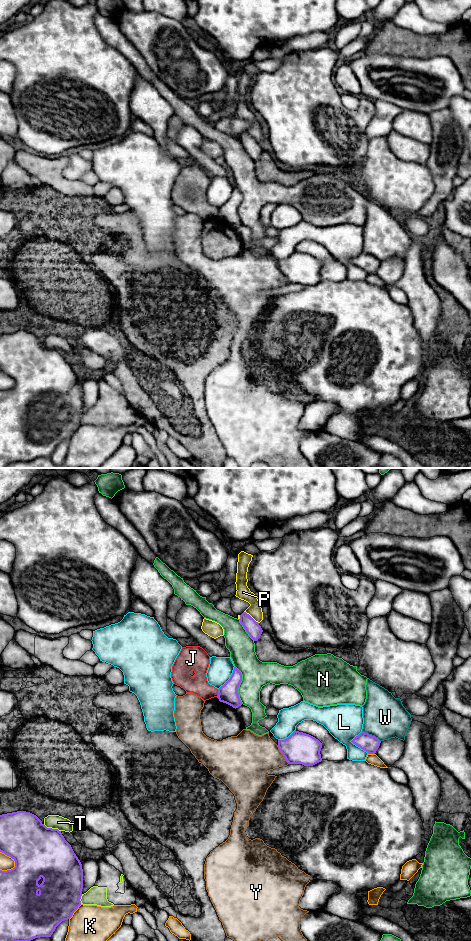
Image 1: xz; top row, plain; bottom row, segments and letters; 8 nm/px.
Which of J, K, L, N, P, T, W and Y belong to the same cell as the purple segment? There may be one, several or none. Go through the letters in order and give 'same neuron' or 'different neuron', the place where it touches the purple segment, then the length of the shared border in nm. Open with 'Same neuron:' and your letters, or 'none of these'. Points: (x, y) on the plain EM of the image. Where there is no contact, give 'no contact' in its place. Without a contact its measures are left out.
Same neuron: none of these
J: different neuron | xz (218, 213) | 70 nm
K: different neuron | xz (74, 431) | 160 nm
L: different neuron | xz (355, 264) | 190 nm
N: different neuron | xz (239, 204) | 300 nm
P: different neuron | xz (250, 136) | 160 nm
T: different neuron | xz (51, 348) | 160 nm
W: different neuron | xz (371, 255) | 170 nm
Y: different neuron | xz (282, 273) | 180 nm

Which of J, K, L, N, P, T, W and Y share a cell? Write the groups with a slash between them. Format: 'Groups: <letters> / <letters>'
Groups: J T / K / L / N / P / W / Y

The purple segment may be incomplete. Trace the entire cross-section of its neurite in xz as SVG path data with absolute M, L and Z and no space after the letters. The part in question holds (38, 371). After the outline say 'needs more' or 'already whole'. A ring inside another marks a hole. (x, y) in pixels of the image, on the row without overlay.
M17 331L0 335L0 372L15 381L11 390L0 390L0 468L14 462L51 457L56 447L72 437L81 425L82 384L58 349L47 348L34 334Z | already whole

